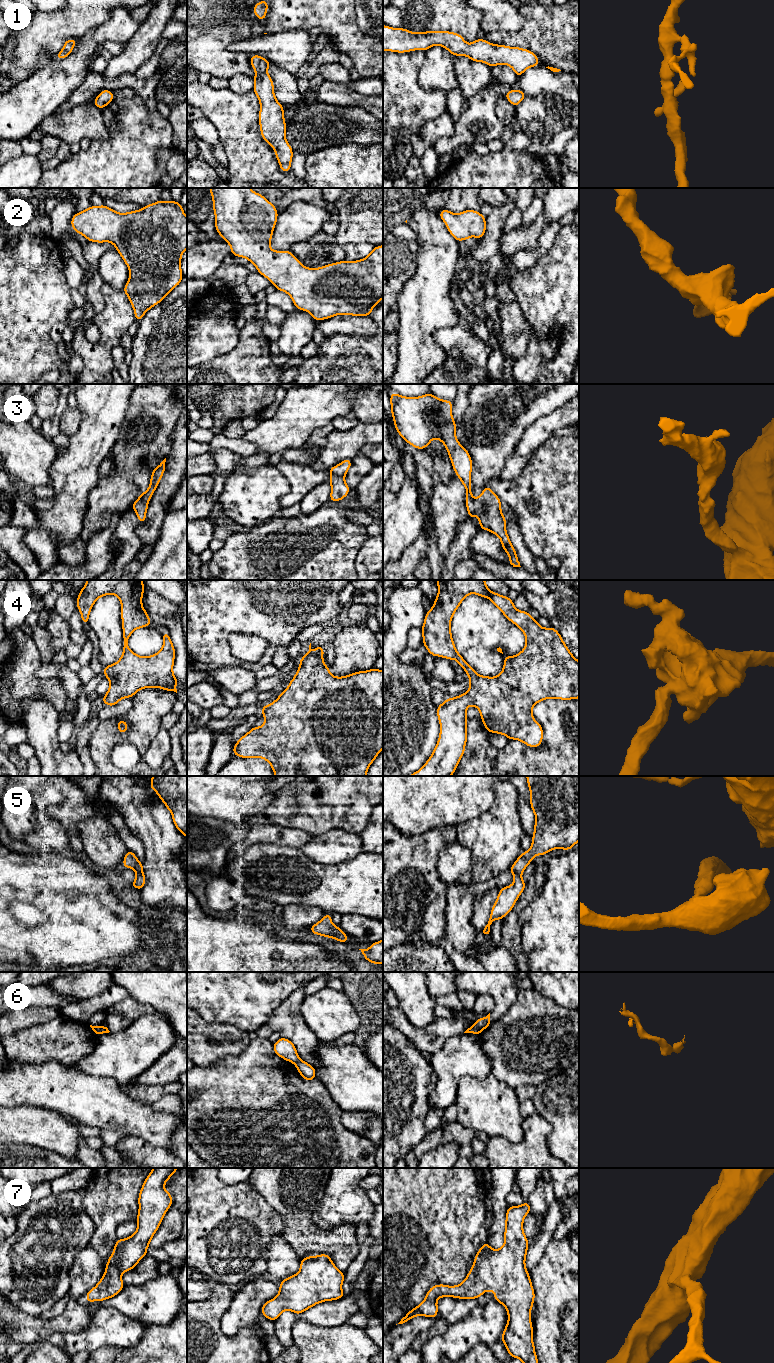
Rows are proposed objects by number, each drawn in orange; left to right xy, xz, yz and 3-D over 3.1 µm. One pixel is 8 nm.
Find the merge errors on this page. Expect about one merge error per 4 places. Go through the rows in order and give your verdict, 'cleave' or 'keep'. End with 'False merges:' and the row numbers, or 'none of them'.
1: keep
2: keep
3: keep
4: keep
5: keep
6: cleave
7: keep
False merges: 6

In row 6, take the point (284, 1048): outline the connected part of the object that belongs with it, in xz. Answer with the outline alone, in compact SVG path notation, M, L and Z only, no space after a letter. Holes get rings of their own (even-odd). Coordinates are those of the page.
M281 1037L273 1044L273 1050L276 1055L291 1063L297 1063L300 1057L295 1045L287 1038Z

